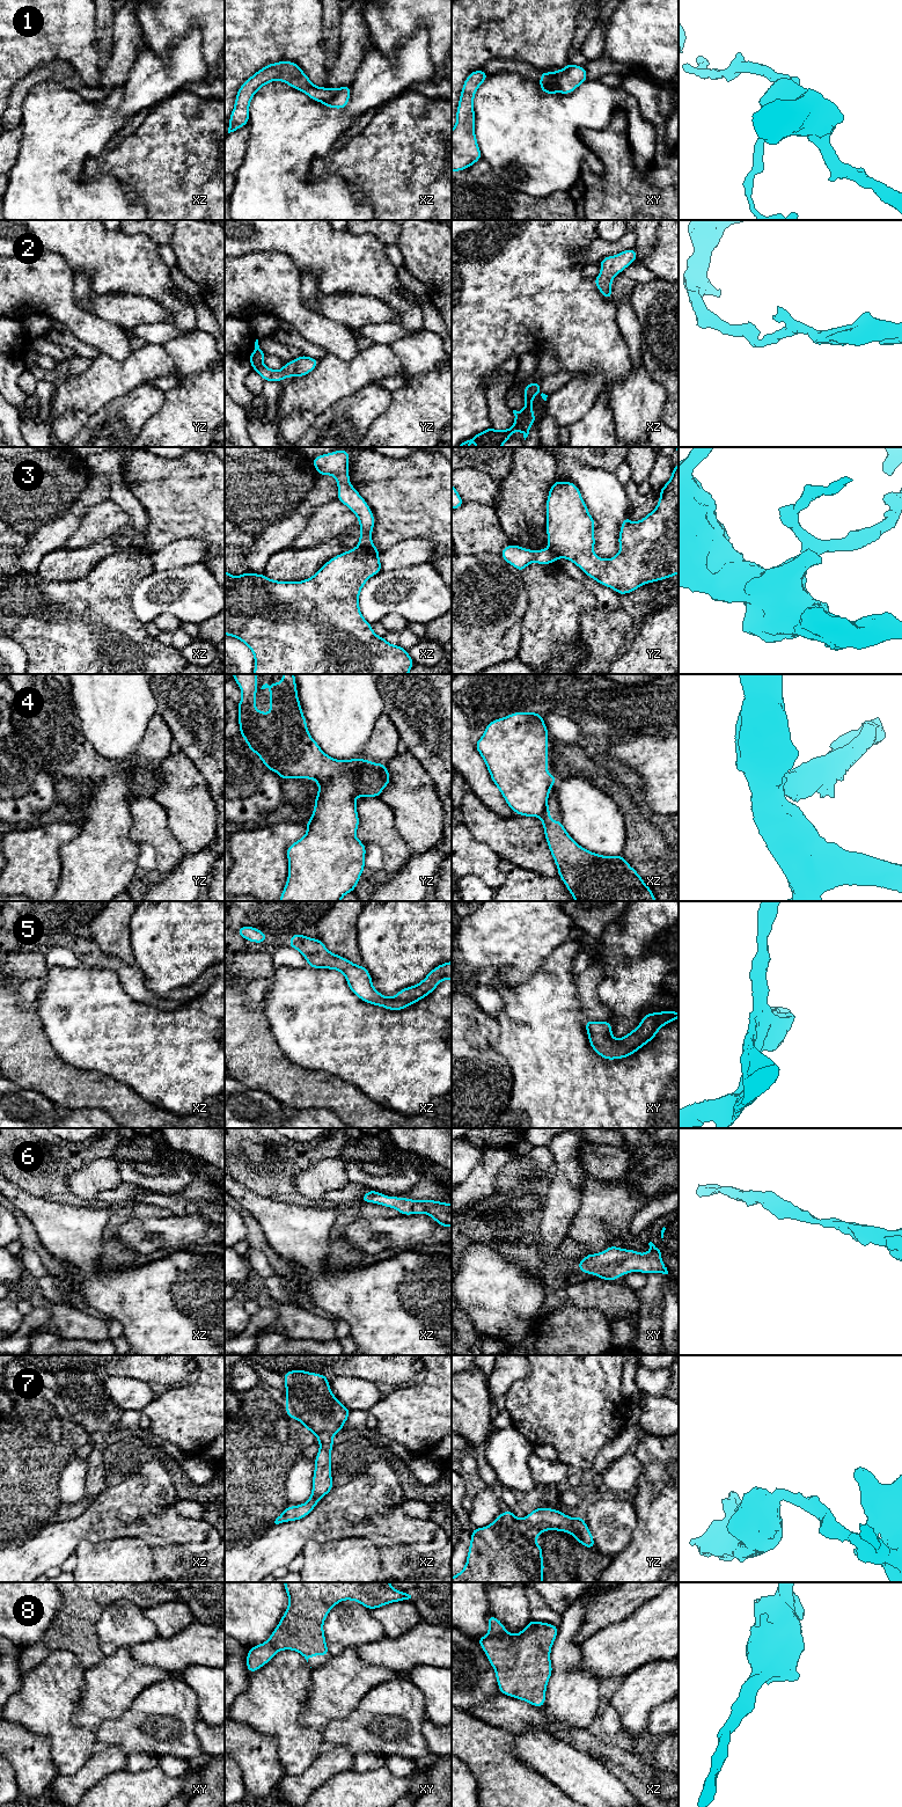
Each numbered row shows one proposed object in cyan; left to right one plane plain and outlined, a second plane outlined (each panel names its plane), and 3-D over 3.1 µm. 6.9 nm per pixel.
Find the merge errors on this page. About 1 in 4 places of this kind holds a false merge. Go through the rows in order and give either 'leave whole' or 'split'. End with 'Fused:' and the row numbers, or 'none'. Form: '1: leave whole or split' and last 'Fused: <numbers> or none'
1: split
2: leave whole
3: split
4: split
5: leave whole
6: leave whole
7: leave whole
8: leave whole
Fused: 1, 3, 4

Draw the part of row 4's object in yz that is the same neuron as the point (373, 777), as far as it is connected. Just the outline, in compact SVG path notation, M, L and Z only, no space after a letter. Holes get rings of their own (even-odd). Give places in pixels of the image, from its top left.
M364 759L358 774L358 798L380 797L382 790L390 782L390 774L386 768L386 763L373 763Z

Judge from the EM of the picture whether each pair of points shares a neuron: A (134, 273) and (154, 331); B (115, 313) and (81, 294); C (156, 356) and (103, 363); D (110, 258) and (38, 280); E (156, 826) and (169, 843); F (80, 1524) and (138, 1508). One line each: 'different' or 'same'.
A: different
B: different
C: same
D: different
E: same
F: same

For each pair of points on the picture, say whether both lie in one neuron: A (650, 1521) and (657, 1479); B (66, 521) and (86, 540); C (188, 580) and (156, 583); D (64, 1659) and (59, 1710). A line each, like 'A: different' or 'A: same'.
A: same
B: different
C: same
D: same

